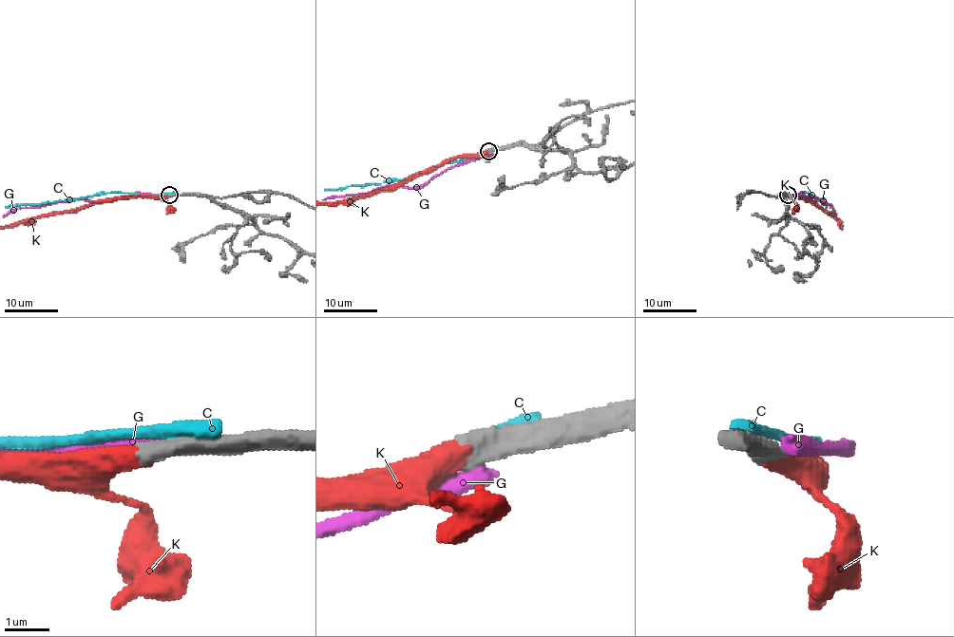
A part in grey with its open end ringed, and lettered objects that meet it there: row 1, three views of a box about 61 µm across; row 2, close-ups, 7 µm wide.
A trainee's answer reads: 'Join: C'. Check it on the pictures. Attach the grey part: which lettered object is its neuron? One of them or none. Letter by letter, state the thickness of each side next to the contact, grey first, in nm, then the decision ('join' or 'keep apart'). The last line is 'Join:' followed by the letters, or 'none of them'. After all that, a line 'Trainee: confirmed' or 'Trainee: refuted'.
C: calibres 700 and 480 nm; keep apart
G: calibres 550 and 440 nm; keep apart
K: calibres 550 and 500 nm; join
Join: K
Trainee: refuted

